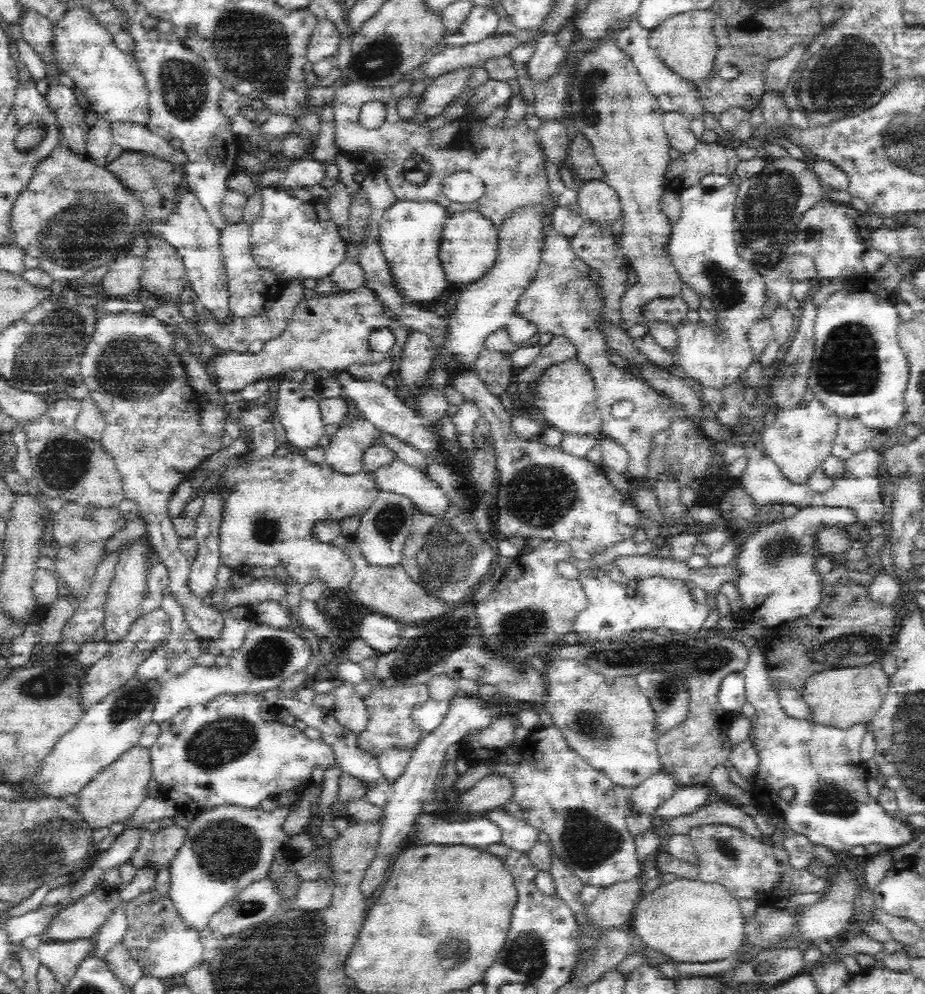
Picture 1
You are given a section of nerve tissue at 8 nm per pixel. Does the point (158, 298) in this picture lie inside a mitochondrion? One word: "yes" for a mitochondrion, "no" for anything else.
no

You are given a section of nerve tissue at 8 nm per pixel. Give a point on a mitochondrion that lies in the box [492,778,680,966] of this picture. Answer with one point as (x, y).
(587, 841)

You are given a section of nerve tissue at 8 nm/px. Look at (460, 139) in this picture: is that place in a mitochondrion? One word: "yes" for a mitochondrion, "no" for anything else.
no

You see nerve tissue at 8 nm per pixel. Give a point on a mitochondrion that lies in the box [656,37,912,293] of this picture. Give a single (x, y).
(770, 204)

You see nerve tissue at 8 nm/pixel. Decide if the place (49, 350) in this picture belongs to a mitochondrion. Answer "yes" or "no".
yes

